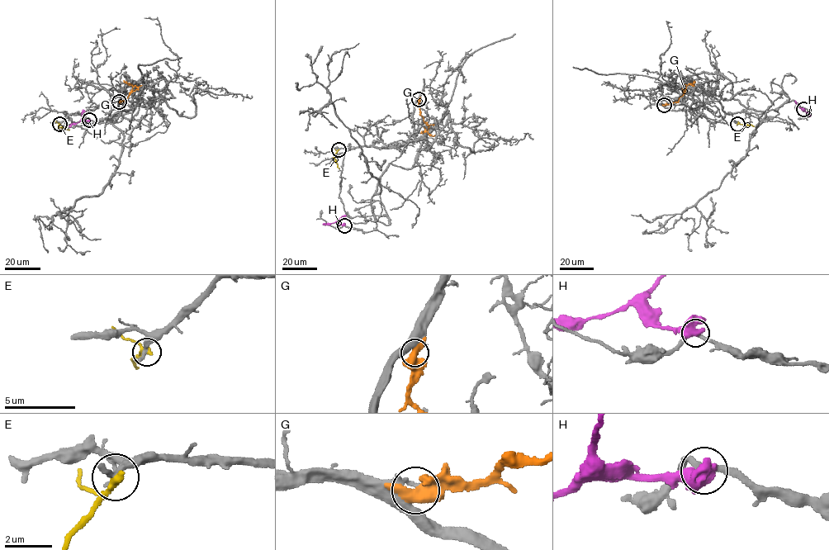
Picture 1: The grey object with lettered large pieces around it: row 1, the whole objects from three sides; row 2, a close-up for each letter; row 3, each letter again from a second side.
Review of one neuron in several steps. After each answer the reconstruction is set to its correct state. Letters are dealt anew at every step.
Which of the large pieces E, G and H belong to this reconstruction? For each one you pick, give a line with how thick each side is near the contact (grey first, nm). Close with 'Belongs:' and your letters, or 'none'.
Belongs: none

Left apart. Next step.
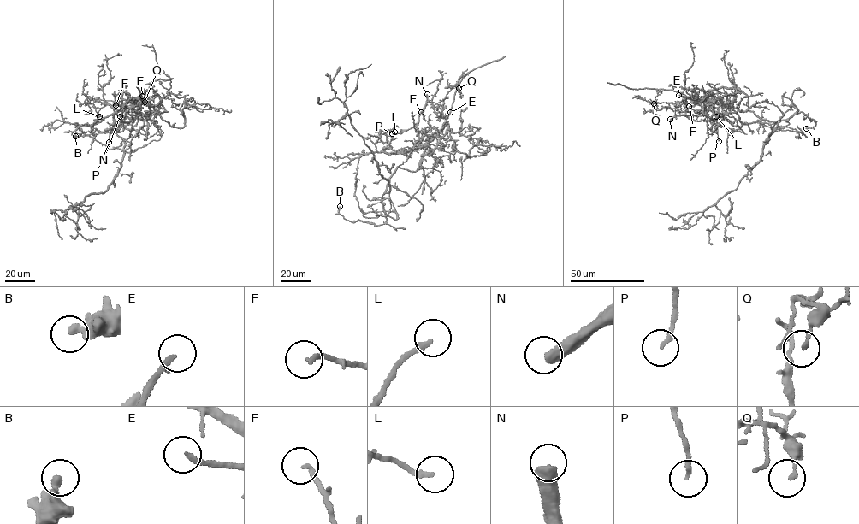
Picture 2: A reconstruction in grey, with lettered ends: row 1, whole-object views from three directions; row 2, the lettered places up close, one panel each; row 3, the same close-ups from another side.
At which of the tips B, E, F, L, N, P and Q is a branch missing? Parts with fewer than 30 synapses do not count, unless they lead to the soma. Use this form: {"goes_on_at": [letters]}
{"goes_on_at": ["E", "F", "N"]}

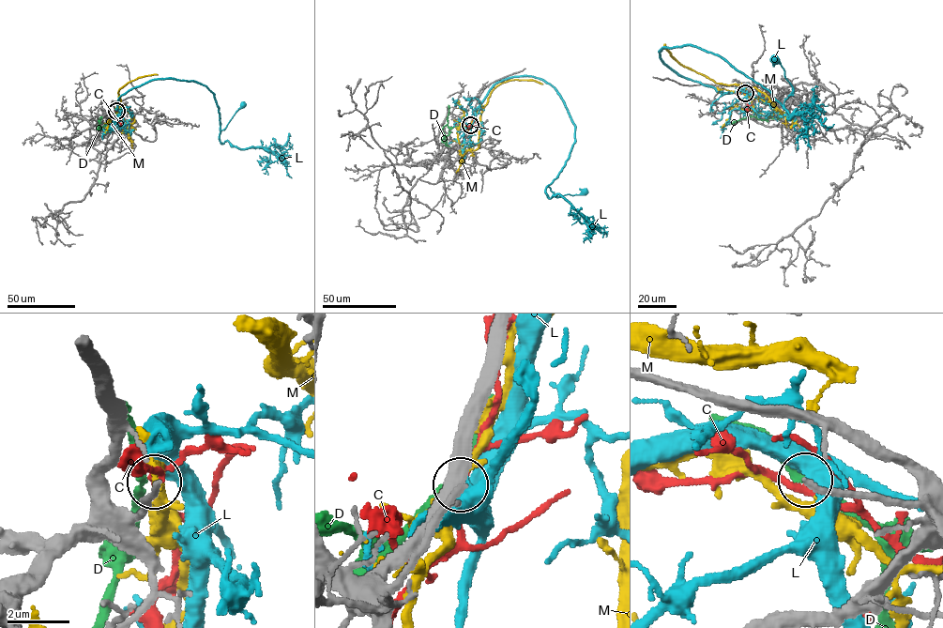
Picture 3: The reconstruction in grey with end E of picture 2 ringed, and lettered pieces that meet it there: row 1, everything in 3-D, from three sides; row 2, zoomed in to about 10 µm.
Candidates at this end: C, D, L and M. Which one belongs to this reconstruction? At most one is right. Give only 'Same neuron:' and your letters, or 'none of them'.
Same neuron: none of them

